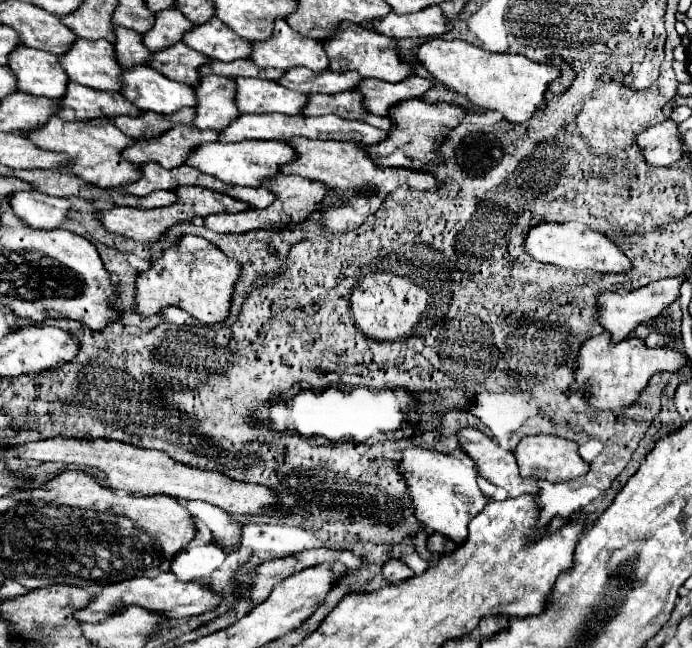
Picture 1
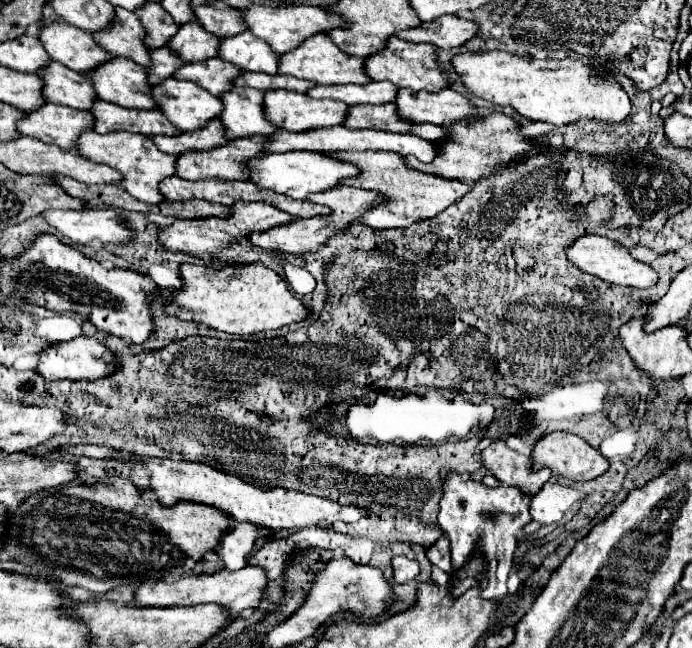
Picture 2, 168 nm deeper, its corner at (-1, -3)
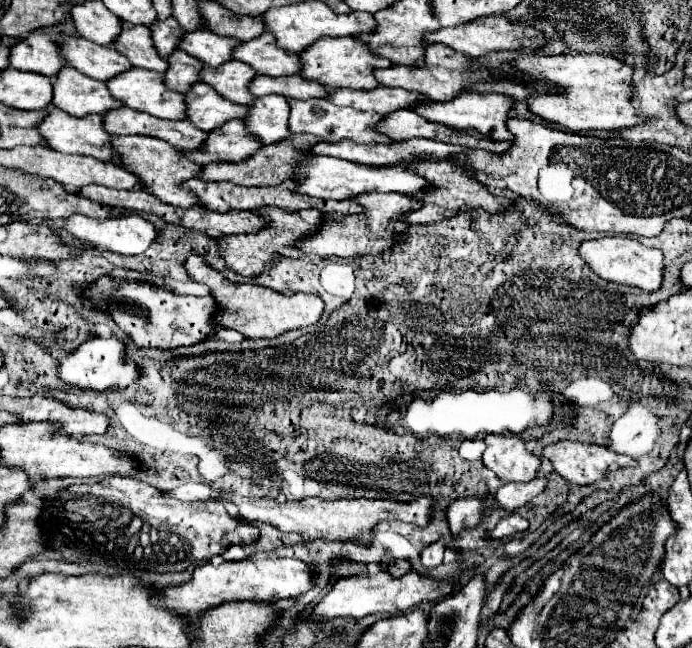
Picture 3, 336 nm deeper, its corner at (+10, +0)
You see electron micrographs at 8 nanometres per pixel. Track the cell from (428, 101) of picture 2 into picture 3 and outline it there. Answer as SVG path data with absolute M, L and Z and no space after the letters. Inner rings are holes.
M467 92L467 94L461 94L453 100L449 100L449 102L425 104L425 108L415 108L415 112L425 116L427 120L441 122L441 124L451 126L451 128L473 128L473 130L489 136L491 140L513 140L515 136L507 128L507 120L511 118L513 104L515 104L515 100L511 96L505 96L505 94Z

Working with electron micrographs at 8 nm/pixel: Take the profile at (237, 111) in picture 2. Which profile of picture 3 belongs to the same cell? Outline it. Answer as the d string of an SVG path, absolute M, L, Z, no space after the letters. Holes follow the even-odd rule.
M261 96L249 106L245 126L263 144L277 144L291 136L289 132L289 100L285 96Z

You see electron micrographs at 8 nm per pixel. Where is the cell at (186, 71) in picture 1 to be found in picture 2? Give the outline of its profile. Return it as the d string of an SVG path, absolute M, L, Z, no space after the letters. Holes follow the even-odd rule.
M212 57L206 61L194 61L194 63L184 63L174 71L174 79L180 81L192 81L212 95L220 95L220 91L228 91L232 87L232 75L238 75L240 69L232 67L232 63L222 61L220 57Z

